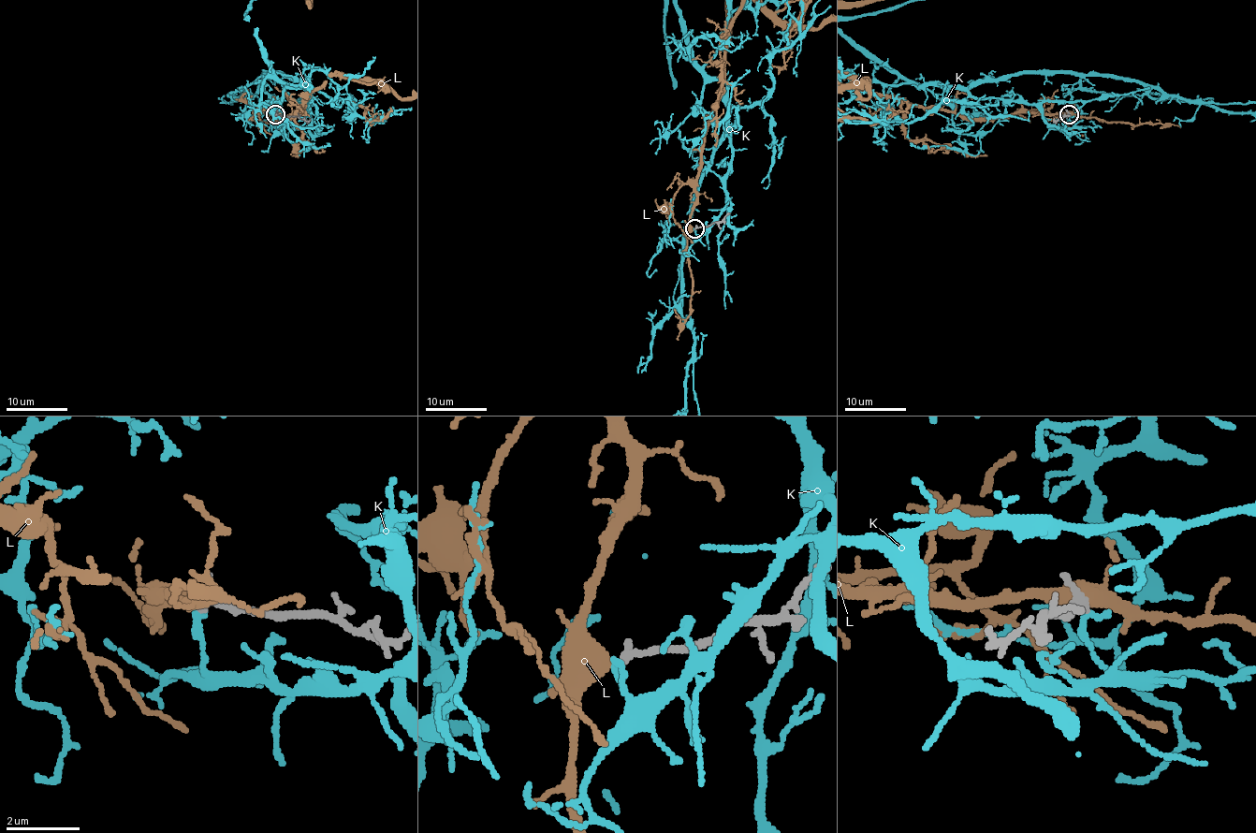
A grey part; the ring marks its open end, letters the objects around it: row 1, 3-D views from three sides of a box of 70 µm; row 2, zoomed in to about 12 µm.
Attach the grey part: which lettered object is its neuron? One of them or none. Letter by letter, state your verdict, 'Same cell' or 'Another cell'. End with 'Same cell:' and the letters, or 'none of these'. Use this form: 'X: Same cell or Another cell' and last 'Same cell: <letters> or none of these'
K: Another cell
L: Same cell
Same cell: L

